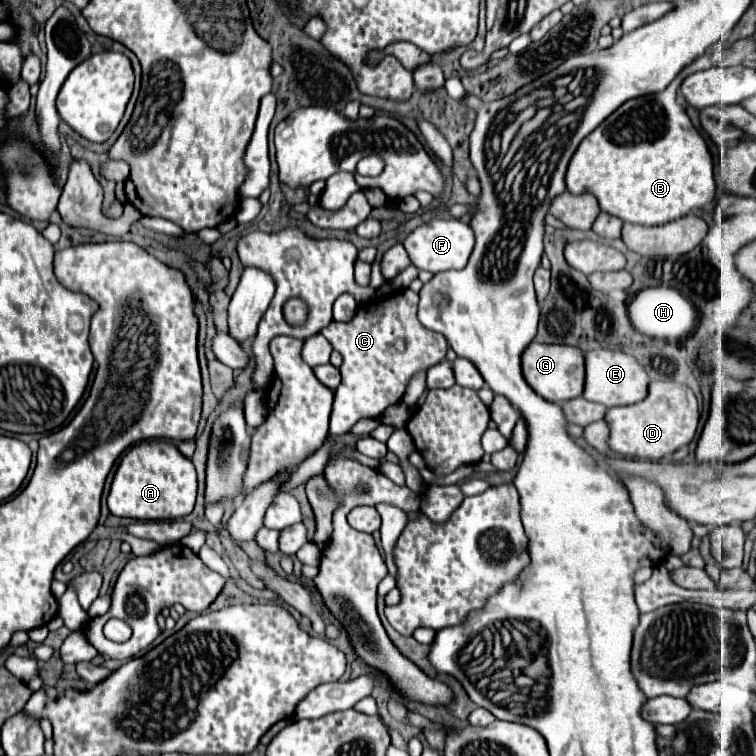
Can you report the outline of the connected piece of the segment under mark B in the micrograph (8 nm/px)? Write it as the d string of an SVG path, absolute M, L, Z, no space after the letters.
M668 85L656 95L630 99L628 103L620 105L612 117L600 123L600 127L596 127L596 131L592 131L592 135L580 143L572 163L568 165L568 191L576 195L588 191L596 195L602 211L638 225L664 225L688 215L694 209L706 207L716 195L714 161L704 137L694 129L684 107L678 103L676 91L678 87Z

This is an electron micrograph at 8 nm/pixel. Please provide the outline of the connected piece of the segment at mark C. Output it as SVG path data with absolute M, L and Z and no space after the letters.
M410 289L374 299L370 303L364 303L348 323L332 321L328 327L324 327L322 335L328 339L328 343L338 351L344 359L340 373L342 383L334 391L334 405L330 415L330 433L332 435L344 435L350 431L350 427L364 419L378 419L382 413L398 403L410 383L410 379L430 369L432 365L446 359L448 343L444 335L426 329L420 325L416 317L418 309L418 295Z

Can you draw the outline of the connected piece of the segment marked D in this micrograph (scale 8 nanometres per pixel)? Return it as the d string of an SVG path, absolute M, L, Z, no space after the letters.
M652 381L644 401L626 407L612 407L604 417L610 425L608 445L626 457L660 461L694 439L698 427L698 401L688 385L676 381Z

